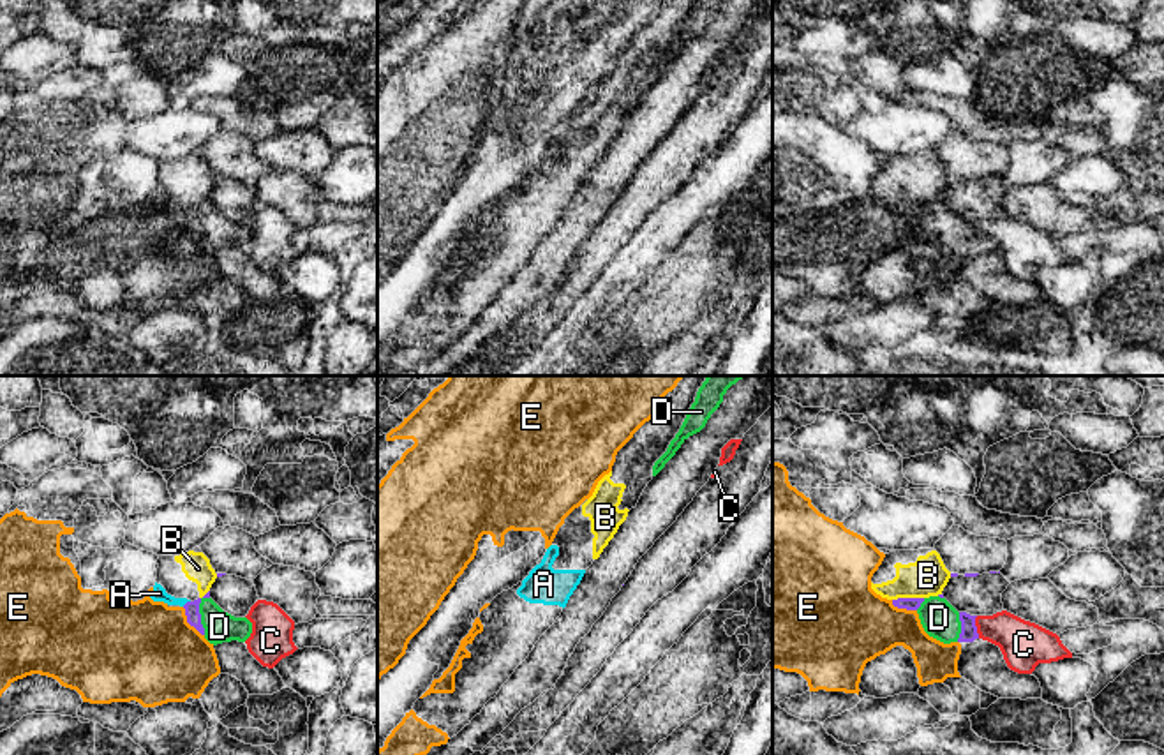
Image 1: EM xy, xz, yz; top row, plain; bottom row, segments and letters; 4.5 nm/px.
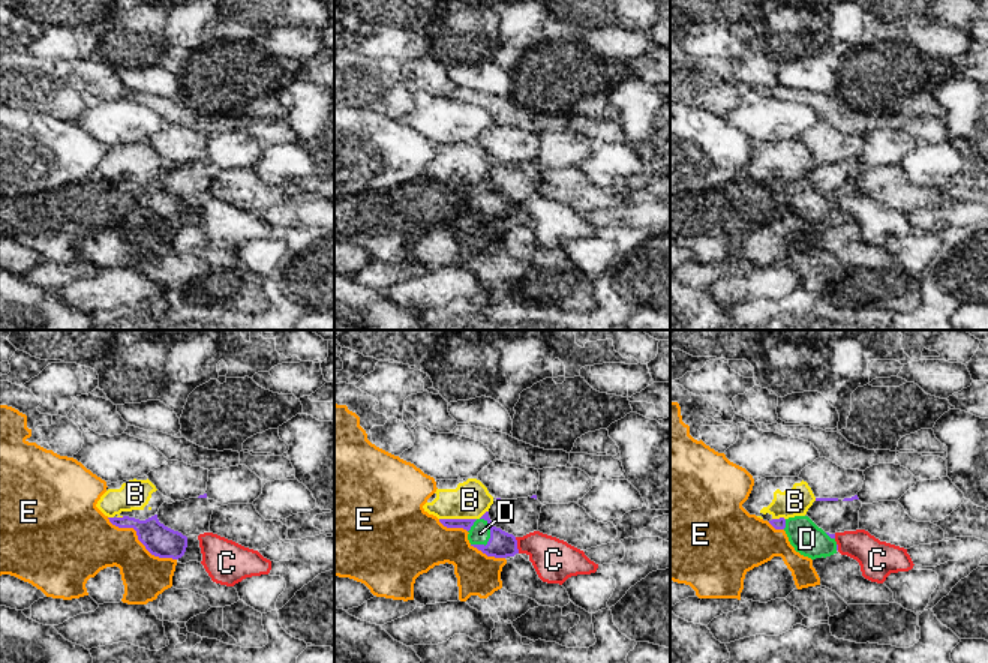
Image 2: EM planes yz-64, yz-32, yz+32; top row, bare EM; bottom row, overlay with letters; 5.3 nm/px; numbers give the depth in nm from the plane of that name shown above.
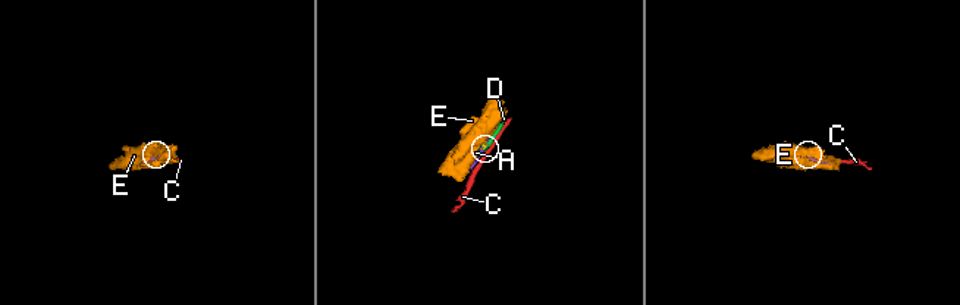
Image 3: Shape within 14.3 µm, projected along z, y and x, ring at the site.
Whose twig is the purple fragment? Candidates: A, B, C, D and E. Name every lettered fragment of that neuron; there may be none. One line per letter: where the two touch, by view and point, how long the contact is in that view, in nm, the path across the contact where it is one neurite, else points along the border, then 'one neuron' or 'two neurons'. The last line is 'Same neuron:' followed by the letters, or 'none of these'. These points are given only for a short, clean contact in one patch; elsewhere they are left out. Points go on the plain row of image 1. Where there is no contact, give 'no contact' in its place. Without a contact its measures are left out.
A: meets purple in xy at (187, 207); contact 50 nm long; border along xy (189, 205), (182, 210); two neurons
B: meets purple in yz at (907, 203); contact 140 nm long; border along yz (923, 201), (898, 201), (893, 205); two neurons
C: meets purple in yz at (976, 231); contact 110 nm long; two neurons
D: meets purple in xy at (200, 219); contact 180 nm long; one neuron
E: meets purple in xy at (189, 228); contact 170 nm long; two neurons
Same neuron: D

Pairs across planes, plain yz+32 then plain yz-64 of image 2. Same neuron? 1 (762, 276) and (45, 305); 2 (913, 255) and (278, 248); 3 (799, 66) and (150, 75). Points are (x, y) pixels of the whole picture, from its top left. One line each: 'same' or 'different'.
1: different
2: same
3: same

